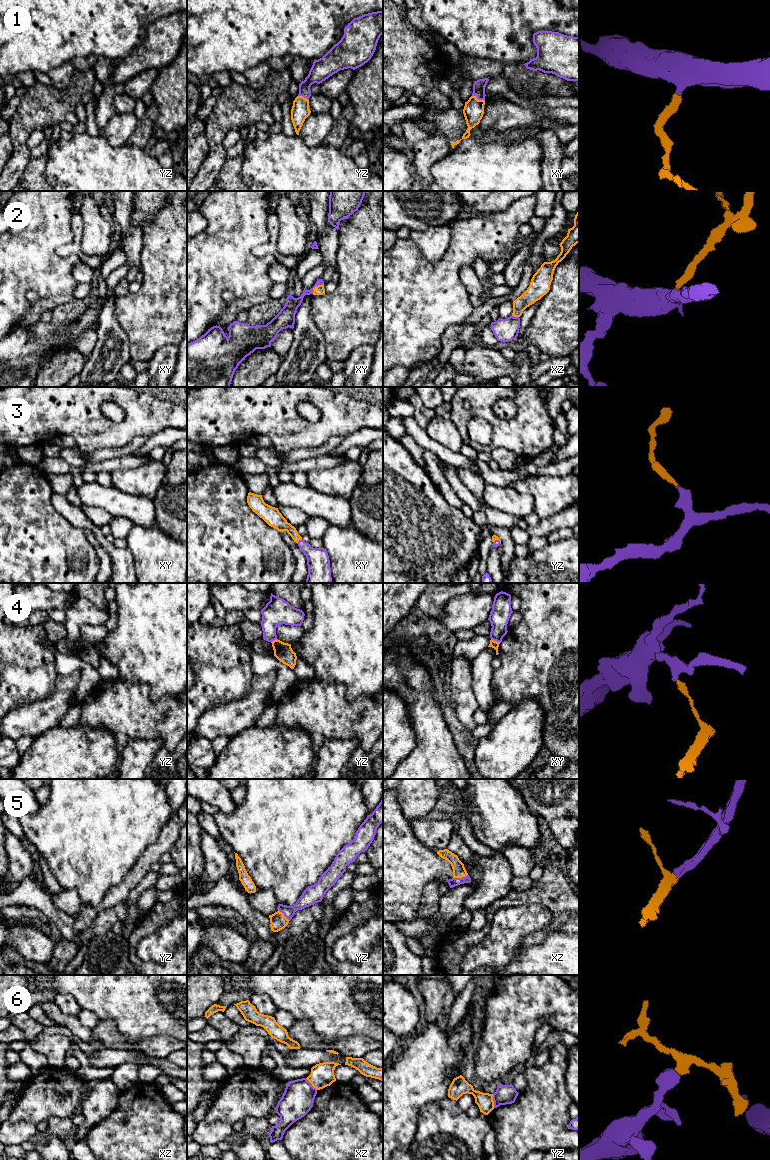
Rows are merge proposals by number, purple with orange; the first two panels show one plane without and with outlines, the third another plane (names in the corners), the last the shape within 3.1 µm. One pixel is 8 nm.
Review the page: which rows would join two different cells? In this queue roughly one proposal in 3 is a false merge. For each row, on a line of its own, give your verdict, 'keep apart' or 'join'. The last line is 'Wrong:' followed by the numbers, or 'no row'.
1: join
2: join
3: join
4: keep apart
5: join
6: keep apart
Wrong: 4, 6

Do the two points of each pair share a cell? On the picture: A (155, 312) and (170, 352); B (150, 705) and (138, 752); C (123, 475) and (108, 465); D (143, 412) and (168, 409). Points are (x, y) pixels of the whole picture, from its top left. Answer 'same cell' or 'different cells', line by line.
A: different cells
B: different cells
C: different cells
D: same cell

